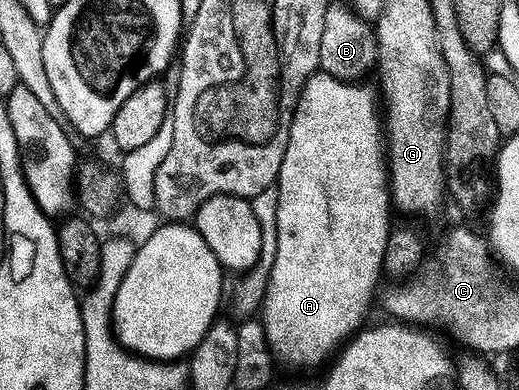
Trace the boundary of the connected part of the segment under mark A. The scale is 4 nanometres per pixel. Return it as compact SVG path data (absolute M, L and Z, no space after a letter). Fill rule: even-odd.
M317 70L315 75L312 75L306 81L306 85L302 89L300 99L296 103L296 109L292 113L292 124L290 125L289 141L286 145L286 153L282 157L282 165L280 166L280 176L276 178L274 190L276 192L276 200L278 201L278 209L276 210L276 256L274 257L274 265L268 274L268 288L264 294L264 301L262 304L262 322L264 324L264 332L268 338L268 343L272 346L272 354L277 360L280 359L284 363L289 363L292 367L316 367L319 363L327 364L339 352L341 346L348 342L357 331L365 326L366 320L364 318L368 315L368 310L374 307L374 296L377 294L378 286L376 282L382 279L382 272L384 269L384 254L386 253L386 245L388 244L388 237L390 234L390 226L388 227L388 211L390 212L390 192L388 190L389 174L386 170L386 135L382 130L382 115L376 112L376 99L378 103L378 95L375 90L371 91L368 87L360 87L355 82L344 82L336 80L332 76L328 76L324 71Z

